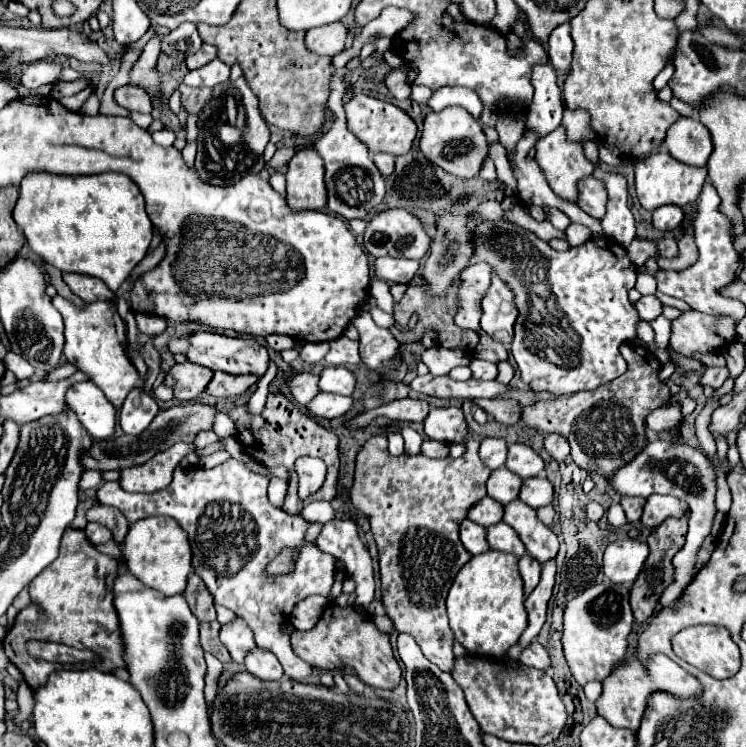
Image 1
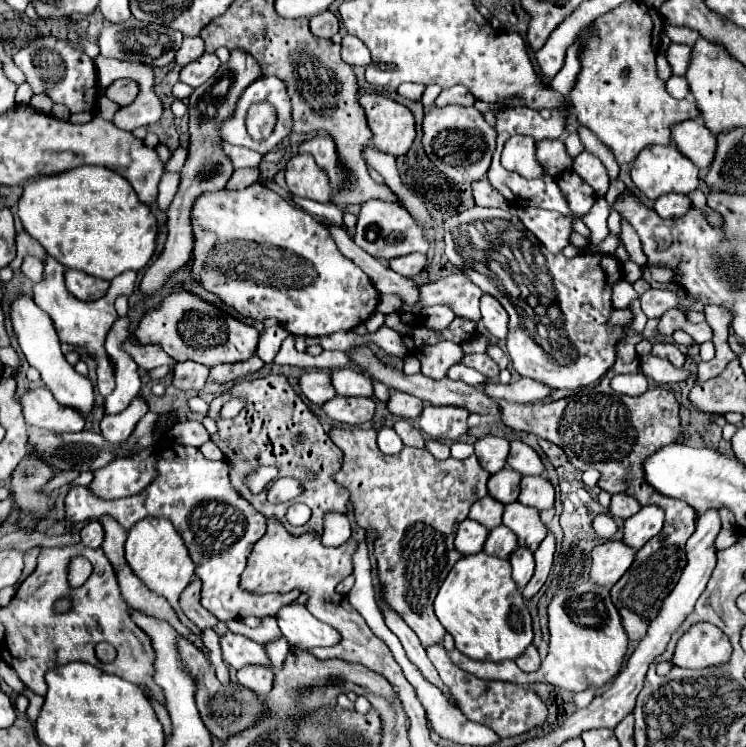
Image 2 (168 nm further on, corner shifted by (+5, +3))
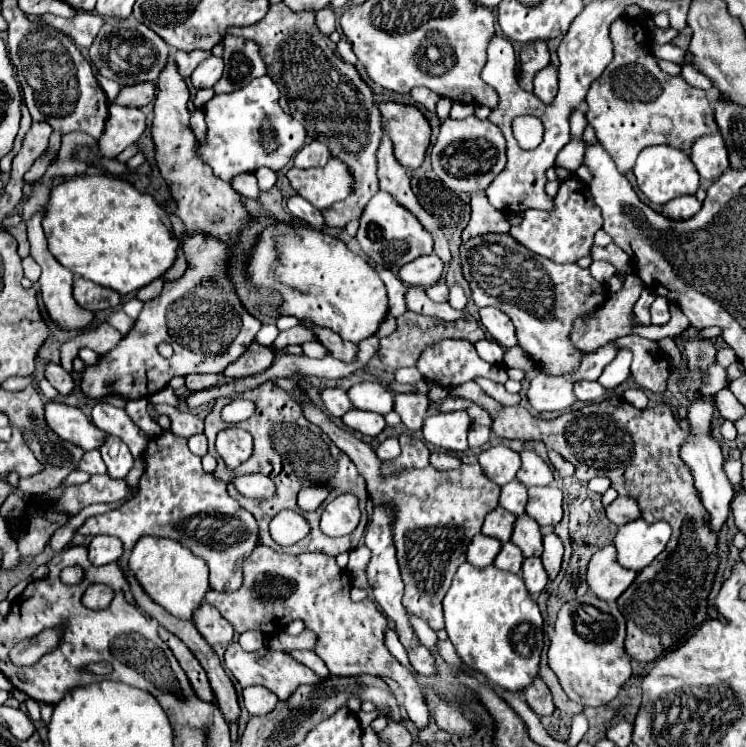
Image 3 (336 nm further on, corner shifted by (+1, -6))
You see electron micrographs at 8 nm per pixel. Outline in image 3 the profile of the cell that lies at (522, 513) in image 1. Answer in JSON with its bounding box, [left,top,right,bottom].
[510,513,542,557]

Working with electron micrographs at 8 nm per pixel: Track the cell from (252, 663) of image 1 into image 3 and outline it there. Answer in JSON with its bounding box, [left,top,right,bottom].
[244,687,278,717]

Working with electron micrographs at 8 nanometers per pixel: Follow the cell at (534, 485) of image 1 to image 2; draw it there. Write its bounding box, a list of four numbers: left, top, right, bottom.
[518,476,554,510]

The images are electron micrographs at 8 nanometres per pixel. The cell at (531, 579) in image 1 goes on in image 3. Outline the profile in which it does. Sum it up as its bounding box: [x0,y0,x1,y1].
[522,557,548,599]

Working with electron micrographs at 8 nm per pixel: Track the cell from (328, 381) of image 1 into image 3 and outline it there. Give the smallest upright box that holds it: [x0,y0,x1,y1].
[348,381,394,415]

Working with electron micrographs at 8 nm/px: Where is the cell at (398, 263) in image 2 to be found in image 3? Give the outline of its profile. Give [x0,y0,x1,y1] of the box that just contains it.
[398,255,444,287]

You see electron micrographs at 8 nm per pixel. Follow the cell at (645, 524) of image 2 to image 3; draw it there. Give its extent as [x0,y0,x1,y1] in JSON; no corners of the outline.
[614,519,672,573]

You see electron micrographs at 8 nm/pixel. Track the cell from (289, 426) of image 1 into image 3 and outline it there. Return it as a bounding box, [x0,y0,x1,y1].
[204,381,368,557]

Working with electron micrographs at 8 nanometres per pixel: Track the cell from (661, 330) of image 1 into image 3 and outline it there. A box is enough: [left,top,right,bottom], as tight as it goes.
[704,365,730,395]

